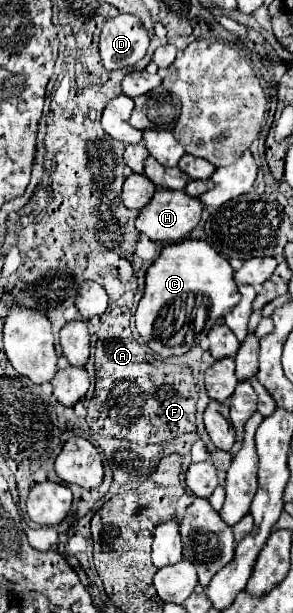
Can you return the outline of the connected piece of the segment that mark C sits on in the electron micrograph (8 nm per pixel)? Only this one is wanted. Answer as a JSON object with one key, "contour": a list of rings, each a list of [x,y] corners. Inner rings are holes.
{"contour":[[[183,240],[169,244],[149,266],[145,294],[139,300],[135,318],[137,332],[159,356],[181,356],[209,332],[223,312],[241,300],[233,280],[231,264],[203,240]]]}

